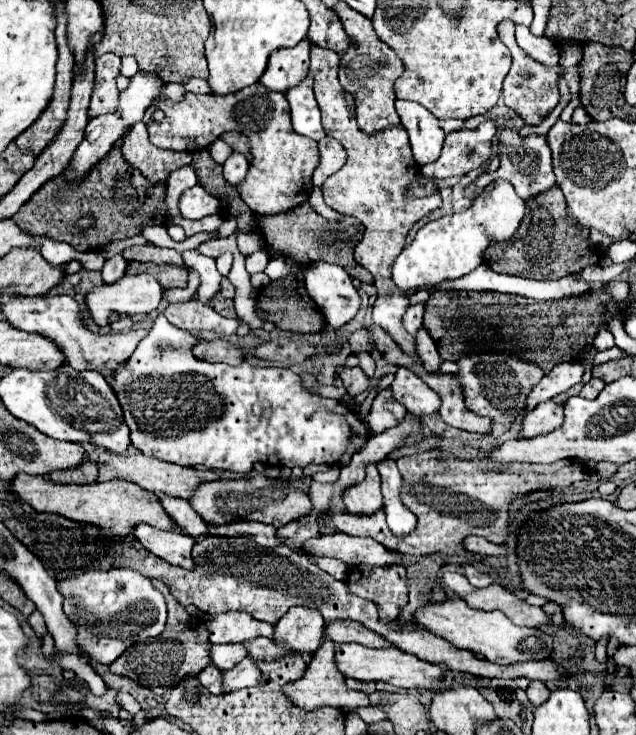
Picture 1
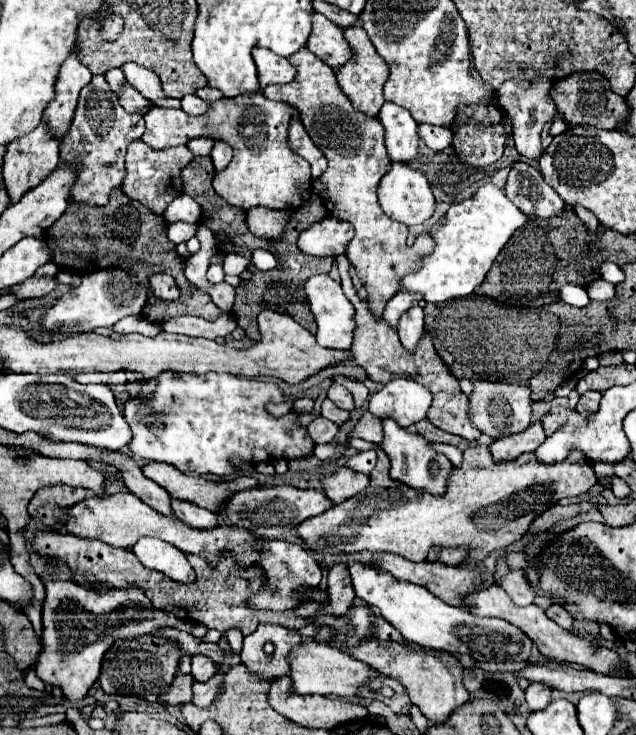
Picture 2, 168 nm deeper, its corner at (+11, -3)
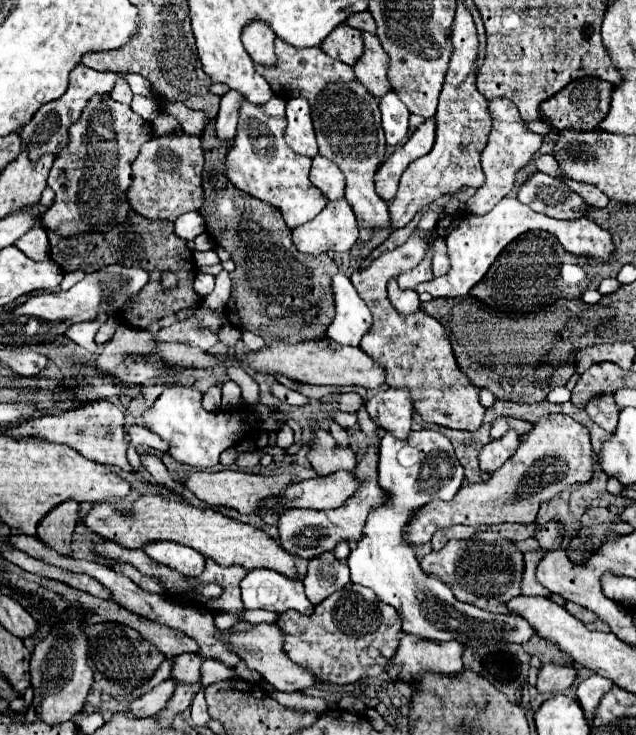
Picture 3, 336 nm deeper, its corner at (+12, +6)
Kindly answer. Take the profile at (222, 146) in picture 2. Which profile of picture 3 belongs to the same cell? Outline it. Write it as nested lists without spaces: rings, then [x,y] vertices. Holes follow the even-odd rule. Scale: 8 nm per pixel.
[[[230,90],[228,94],[222,96],[220,100],[220,110],[216,116],[216,136],[220,142],[232,144],[236,136],[236,120],[238,120],[238,108],[244,96],[240,92]]]

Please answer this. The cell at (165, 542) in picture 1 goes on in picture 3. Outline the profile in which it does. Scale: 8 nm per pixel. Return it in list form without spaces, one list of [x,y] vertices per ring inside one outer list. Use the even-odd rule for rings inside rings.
[[[148,542],[144,546],[144,552],[158,564],[164,564],[180,574],[184,574],[186,578],[198,576],[204,570],[204,556],[200,552],[196,552],[194,548],[182,546],[178,542]]]

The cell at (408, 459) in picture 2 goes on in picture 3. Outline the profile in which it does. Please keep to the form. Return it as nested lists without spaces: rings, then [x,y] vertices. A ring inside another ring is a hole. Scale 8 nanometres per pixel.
[[[412,430],[406,440],[398,440],[390,432],[380,442],[380,476],[378,482],[388,490],[388,506],[372,510],[366,522],[364,538],[348,556],[350,580],[374,590],[374,594],[396,608],[402,620],[402,632],[424,640],[458,640],[466,648],[480,648],[488,642],[512,642],[524,644],[534,634],[532,626],[520,616],[492,614],[472,604],[458,602],[452,590],[426,576],[416,560],[410,544],[402,540],[408,514],[416,506],[424,506],[430,500],[450,500],[464,482],[464,470],[454,454],[450,440],[436,430]]]

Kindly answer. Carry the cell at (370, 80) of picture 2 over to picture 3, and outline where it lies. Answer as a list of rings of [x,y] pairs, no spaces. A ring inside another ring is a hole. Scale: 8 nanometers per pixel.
[[[362,32],[362,40],[364,40],[364,52],[362,56],[352,64],[352,70],[356,74],[356,80],[364,84],[364,88],[376,96],[382,98],[390,86],[386,80],[386,70],[388,70],[388,54],[382,50],[380,40],[376,38],[376,34],[370,32]]]

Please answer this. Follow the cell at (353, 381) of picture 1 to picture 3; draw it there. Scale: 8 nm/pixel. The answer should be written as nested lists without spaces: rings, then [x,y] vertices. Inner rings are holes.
[[[342,392],[338,398],[338,408],[344,412],[356,412],[360,408],[360,394],[358,392]]]

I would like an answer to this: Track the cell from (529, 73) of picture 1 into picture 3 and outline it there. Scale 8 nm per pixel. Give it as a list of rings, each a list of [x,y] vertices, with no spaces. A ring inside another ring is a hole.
[[[538,156],[536,160],[534,160],[534,164],[536,164],[536,168],[538,170],[542,170],[542,172],[546,172],[546,174],[550,174],[550,176],[562,176],[560,174],[560,168],[558,168],[558,164],[556,164],[556,160],[554,160],[554,156]]]

